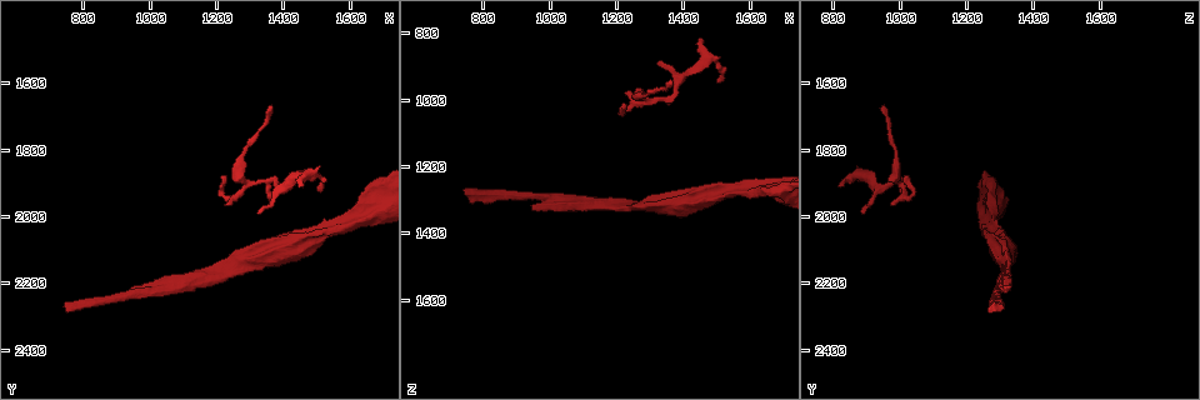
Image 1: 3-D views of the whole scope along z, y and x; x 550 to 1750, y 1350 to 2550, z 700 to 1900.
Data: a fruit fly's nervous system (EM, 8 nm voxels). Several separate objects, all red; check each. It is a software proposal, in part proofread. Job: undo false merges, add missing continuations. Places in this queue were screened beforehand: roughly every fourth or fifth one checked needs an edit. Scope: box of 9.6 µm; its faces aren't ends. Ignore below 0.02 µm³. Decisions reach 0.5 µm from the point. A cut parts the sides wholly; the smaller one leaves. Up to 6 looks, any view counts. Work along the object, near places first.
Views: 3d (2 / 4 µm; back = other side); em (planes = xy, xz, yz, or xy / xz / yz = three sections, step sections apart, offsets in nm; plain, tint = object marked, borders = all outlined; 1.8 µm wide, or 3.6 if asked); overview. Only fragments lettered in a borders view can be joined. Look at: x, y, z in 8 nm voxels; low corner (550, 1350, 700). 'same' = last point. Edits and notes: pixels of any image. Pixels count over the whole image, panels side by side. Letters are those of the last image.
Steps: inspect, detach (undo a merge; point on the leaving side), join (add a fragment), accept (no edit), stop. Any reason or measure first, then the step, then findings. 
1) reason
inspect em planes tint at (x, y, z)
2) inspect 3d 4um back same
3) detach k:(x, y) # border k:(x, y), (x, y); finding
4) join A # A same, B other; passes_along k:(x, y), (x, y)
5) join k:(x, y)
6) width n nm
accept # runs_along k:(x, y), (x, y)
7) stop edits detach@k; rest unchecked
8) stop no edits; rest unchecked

free end
inspect em yz step 8 borders at (1450, 1910, 820)

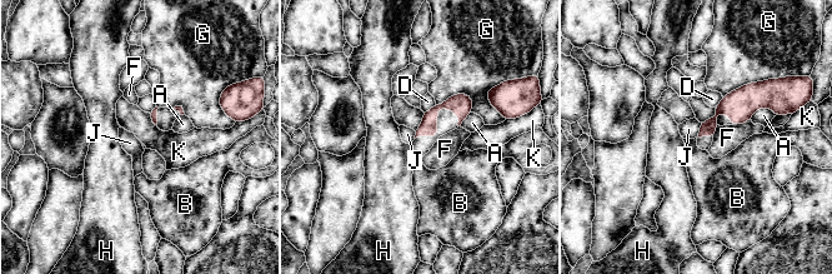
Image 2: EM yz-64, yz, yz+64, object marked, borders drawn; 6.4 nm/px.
join H # A other, B other, D other, F other, G other, H same, J other, K other; the neuron continues

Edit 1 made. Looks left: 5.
tapers out
inspect 3d 4um back at (1370, 1680, 950)

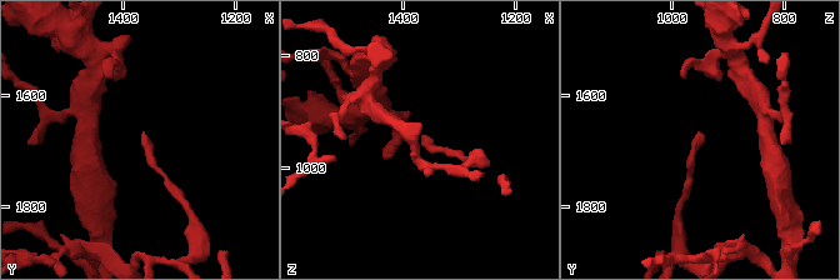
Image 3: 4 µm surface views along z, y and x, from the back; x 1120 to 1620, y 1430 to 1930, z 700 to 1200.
inspect em planes borders at (1365, 1670, 955)

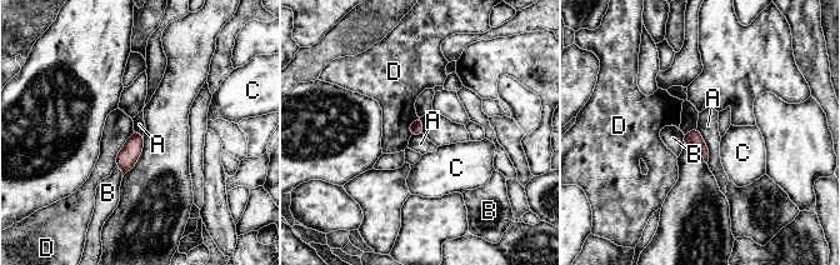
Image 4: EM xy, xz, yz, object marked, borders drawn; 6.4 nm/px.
longest_contact D 260 nm
accept # A other, B other, C other, D other; border 4:(696, 128), (708, 149), (708, 163); no lettered fragment goes on from it

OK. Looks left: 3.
thick turns thin
inspect 3d 4um at (1470, 2070, 1290)

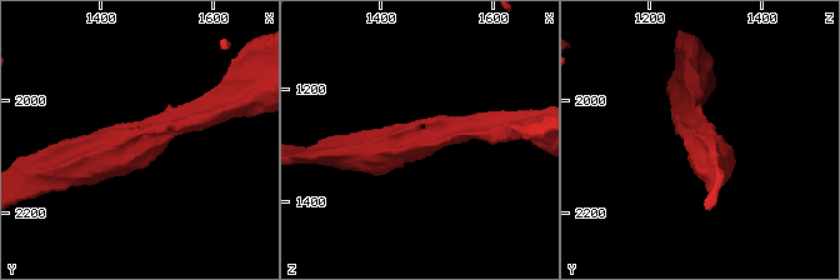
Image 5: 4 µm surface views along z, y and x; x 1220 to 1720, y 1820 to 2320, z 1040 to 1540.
inspect em 3.6um planes plain at (1475, 2070, 1295)

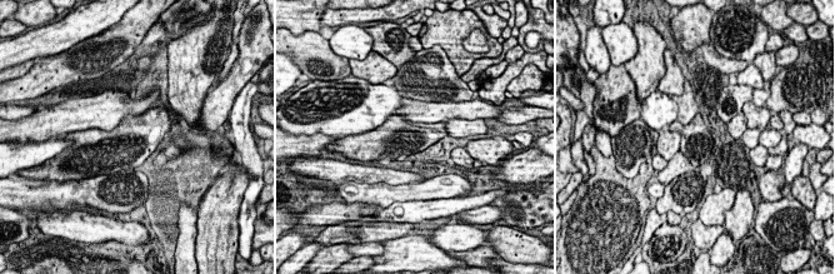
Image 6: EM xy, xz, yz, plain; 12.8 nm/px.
see the neighbours
inspect em 3.6um planes borders same

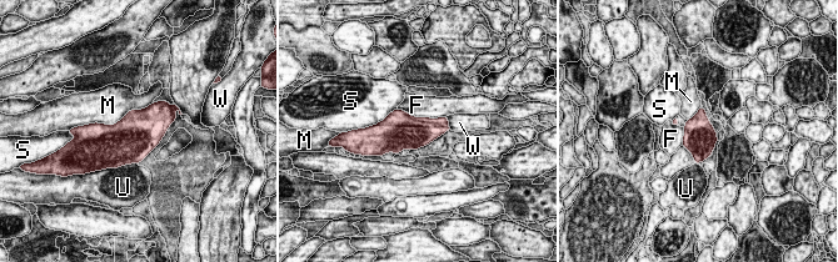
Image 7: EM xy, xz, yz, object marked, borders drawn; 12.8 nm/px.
accept # F other, M other, S other, U other, W other; border 7:(154, 102), (111, 125), (95, 122); one neuron here

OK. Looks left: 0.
stop edits join@2; rest unchecked

